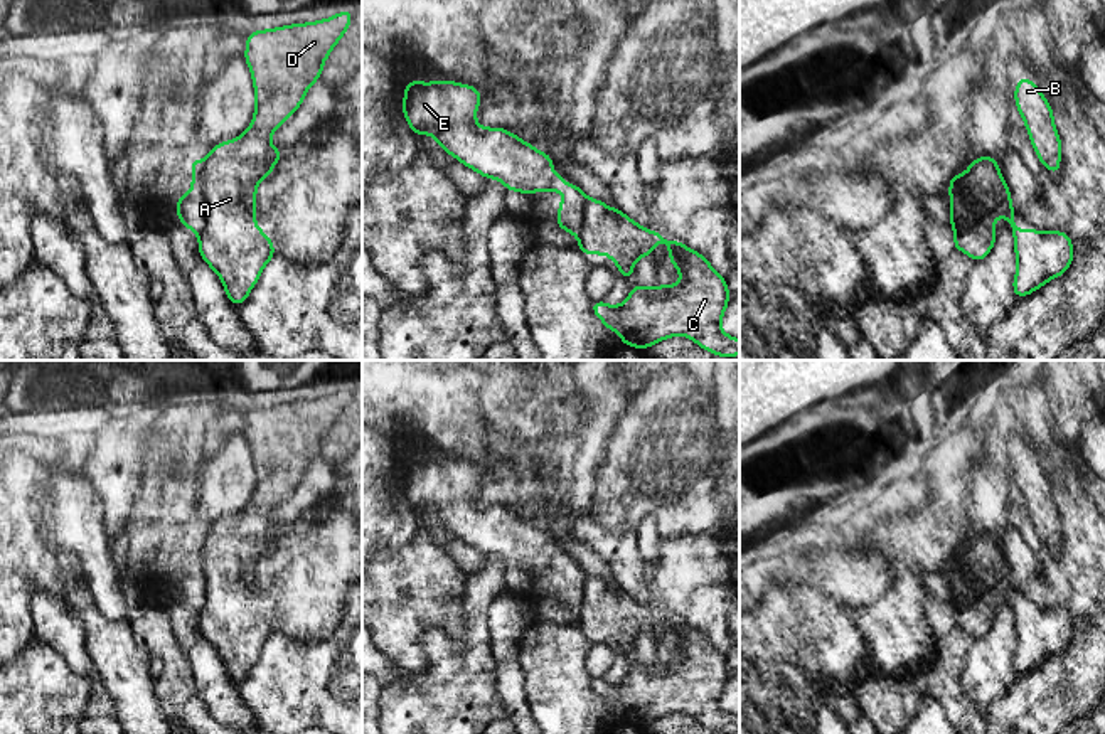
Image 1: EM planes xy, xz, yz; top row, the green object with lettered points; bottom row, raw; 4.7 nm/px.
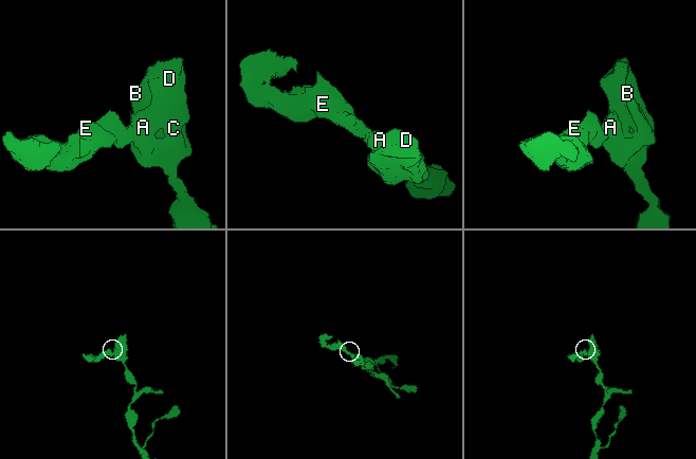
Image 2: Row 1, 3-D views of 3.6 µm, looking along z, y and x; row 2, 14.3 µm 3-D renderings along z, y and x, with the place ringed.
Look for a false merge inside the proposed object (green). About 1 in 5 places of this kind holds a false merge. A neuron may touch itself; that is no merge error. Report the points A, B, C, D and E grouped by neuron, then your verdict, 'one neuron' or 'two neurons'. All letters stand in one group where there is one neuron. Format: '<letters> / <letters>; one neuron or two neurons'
A B C D / E; two neurons

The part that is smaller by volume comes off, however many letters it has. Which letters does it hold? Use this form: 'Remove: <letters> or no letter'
Remove: E

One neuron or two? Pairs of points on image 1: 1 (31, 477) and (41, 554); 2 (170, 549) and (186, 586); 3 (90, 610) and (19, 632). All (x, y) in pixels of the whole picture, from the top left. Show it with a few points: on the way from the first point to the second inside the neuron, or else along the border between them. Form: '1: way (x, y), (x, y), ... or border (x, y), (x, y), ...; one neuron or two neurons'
1: way (22, 495), (22, 536); one neuron
2: way (170, 558), (170, 564), (184, 578); one neuron
3: way (64, 585), (36, 583), (19, 600), (19, 606); one neuron

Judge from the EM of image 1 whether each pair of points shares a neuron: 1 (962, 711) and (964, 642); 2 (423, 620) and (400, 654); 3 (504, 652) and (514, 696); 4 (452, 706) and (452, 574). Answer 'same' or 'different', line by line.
1: same
2: same
3: same
4: different

